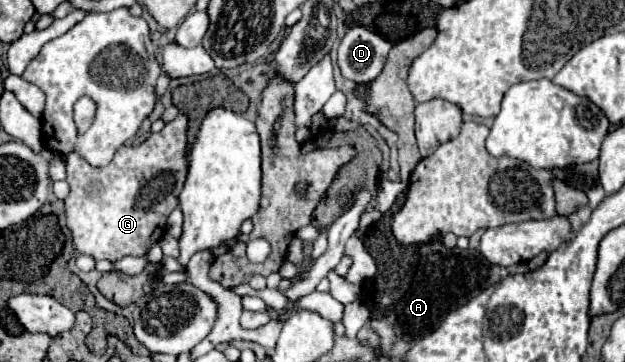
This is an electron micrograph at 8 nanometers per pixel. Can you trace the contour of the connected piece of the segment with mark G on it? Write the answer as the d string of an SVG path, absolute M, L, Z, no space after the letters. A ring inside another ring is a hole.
M177 115L163 131L151 133L145 143L121 147L107 167L93 167L77 151L71 151L65 159L71 191L63 203L75 249L107 261L127 255L145 257L149 247L165 235L167 217L179 205L179 193L189 173L185 149L187 117Z

